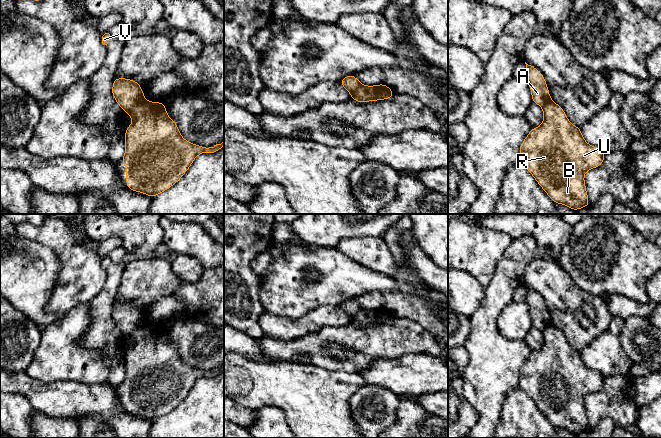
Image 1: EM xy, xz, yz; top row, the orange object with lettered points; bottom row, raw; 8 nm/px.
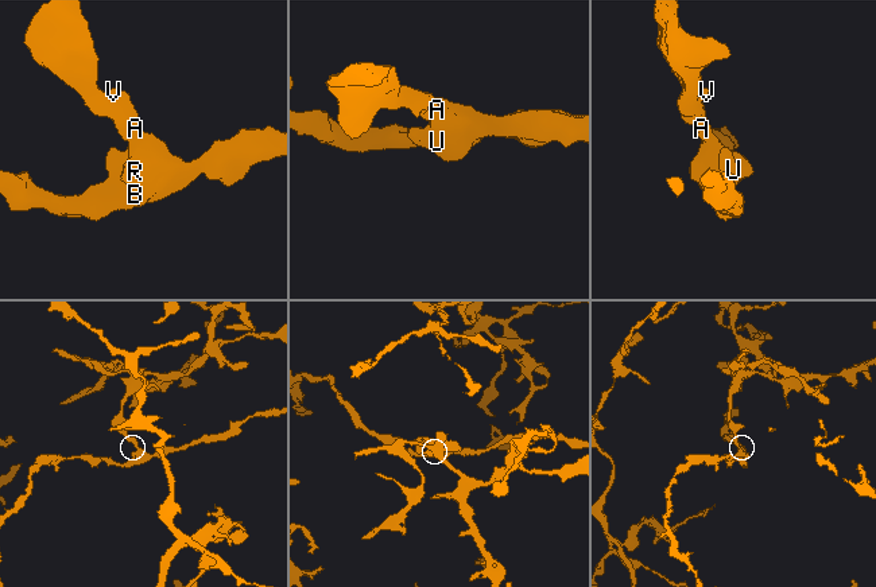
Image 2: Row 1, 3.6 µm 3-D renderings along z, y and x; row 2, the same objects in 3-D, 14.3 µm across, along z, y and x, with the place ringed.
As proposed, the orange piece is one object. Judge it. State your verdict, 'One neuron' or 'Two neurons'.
Two neurons

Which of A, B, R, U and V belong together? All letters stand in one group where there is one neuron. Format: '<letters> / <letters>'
A V / B R U

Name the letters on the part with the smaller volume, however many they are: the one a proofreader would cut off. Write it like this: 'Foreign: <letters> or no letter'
Foreign: B, R, U

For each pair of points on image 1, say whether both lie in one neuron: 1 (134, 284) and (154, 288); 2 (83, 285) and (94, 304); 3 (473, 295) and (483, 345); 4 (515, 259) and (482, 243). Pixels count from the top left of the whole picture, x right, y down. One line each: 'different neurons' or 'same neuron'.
1: same neuron
2: different neurons
3: different neurons
4: different neurons

